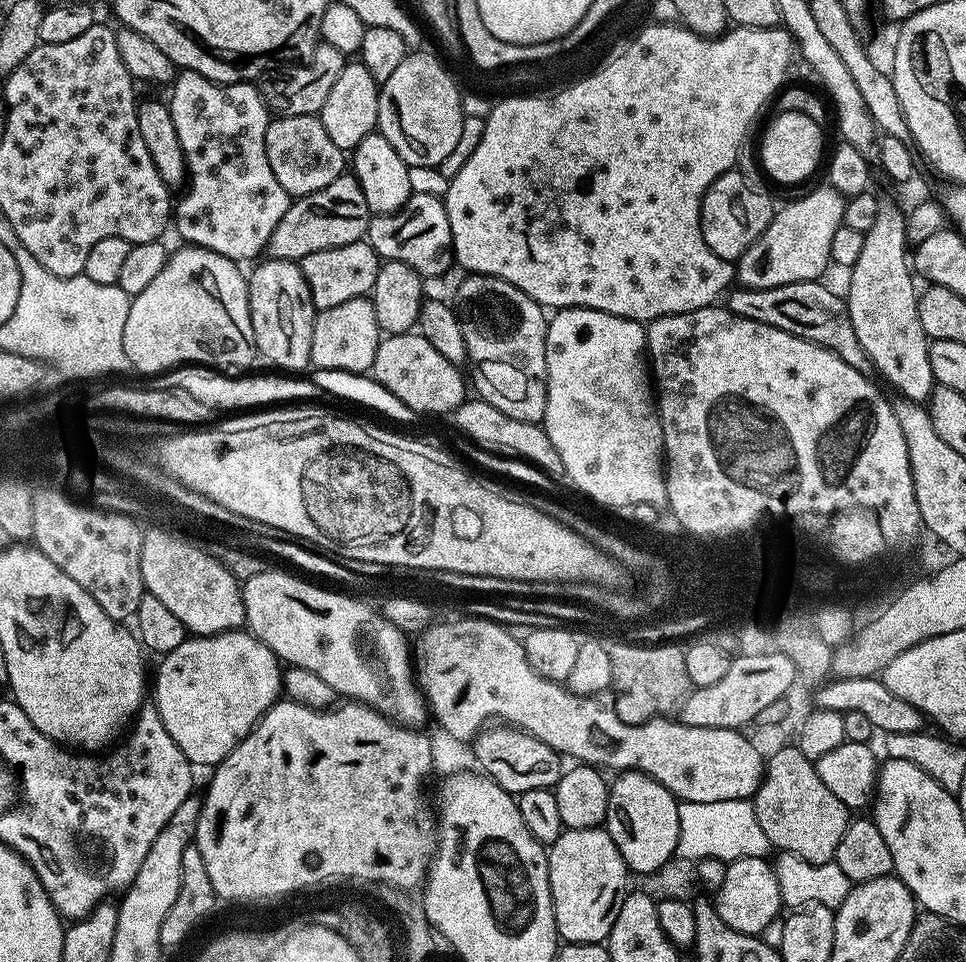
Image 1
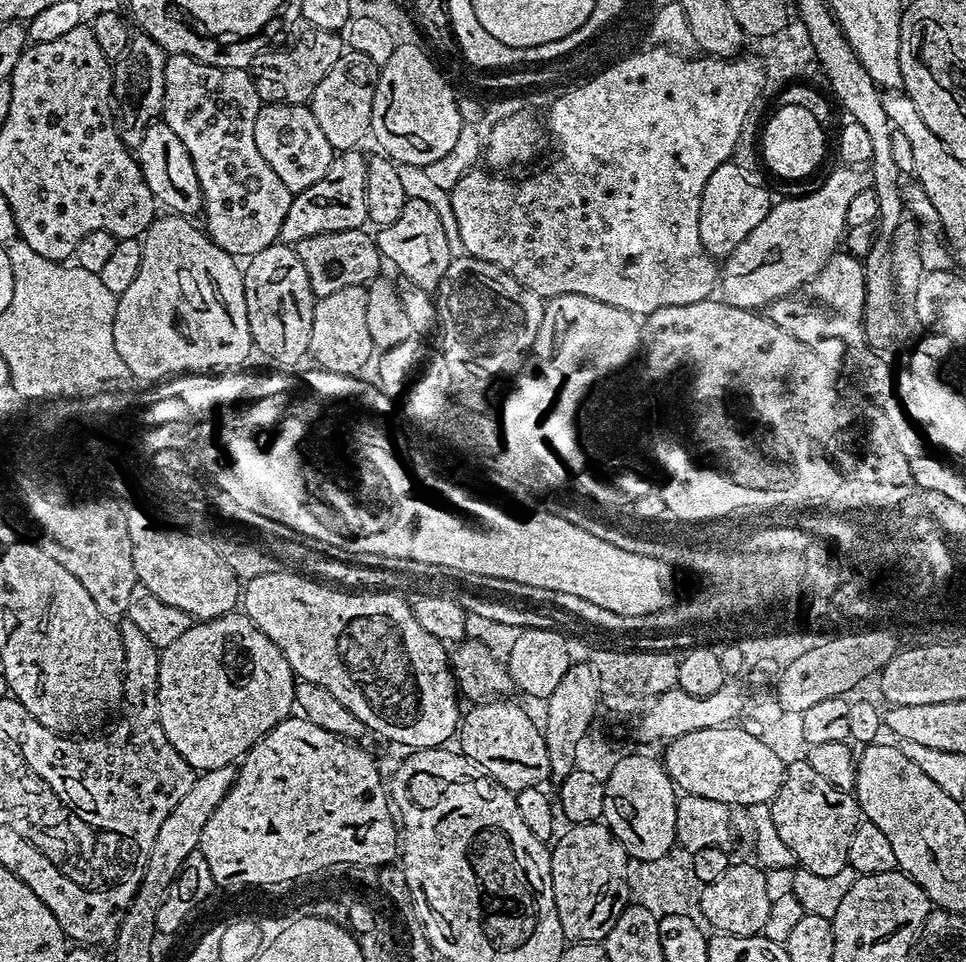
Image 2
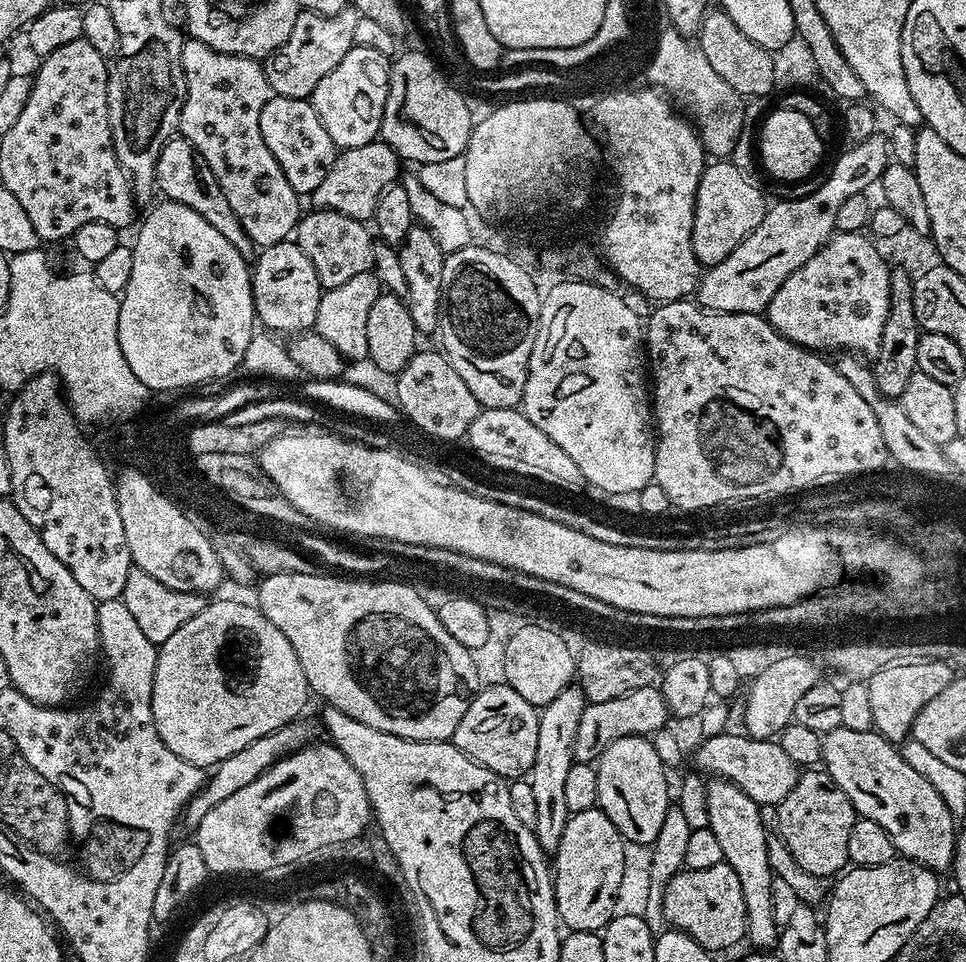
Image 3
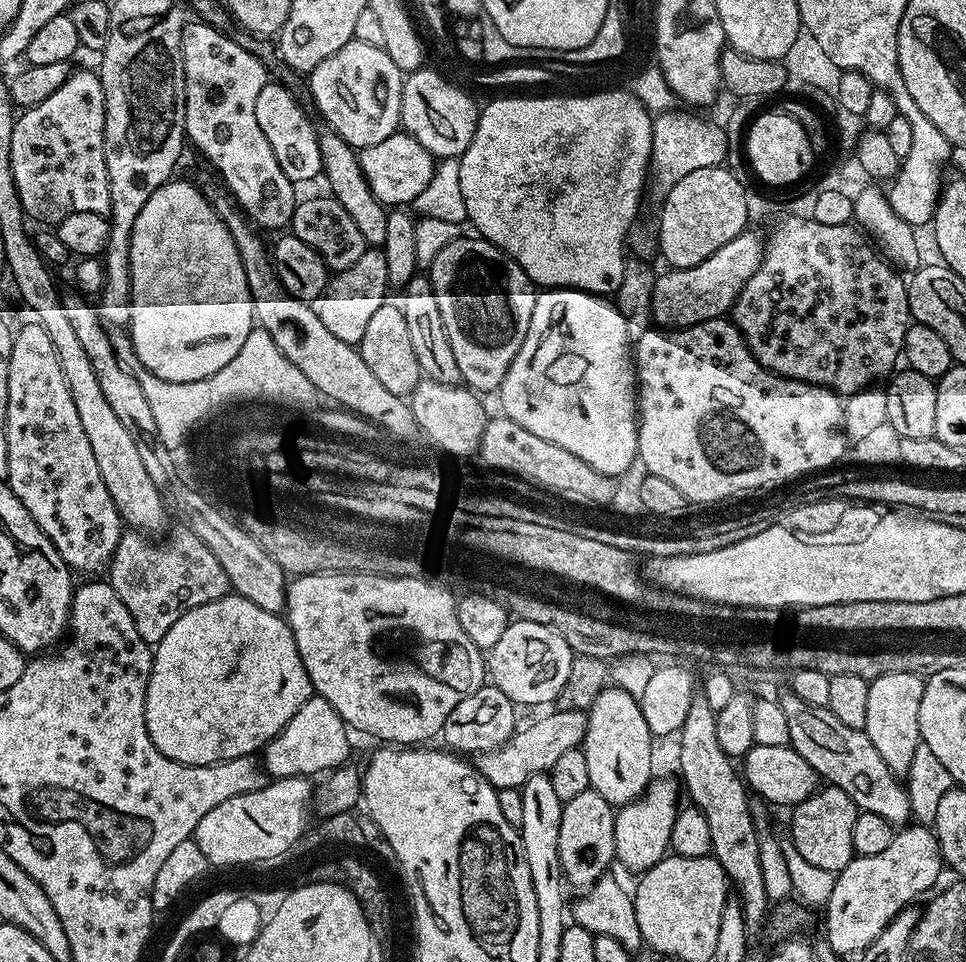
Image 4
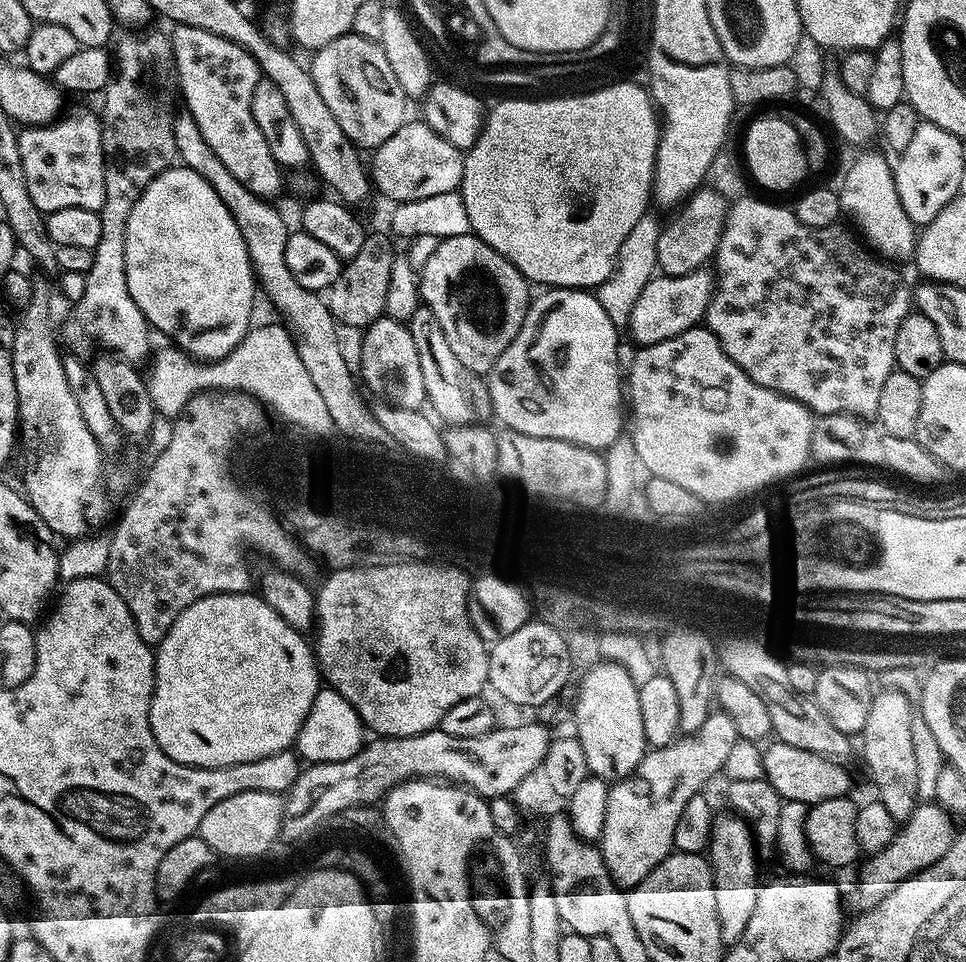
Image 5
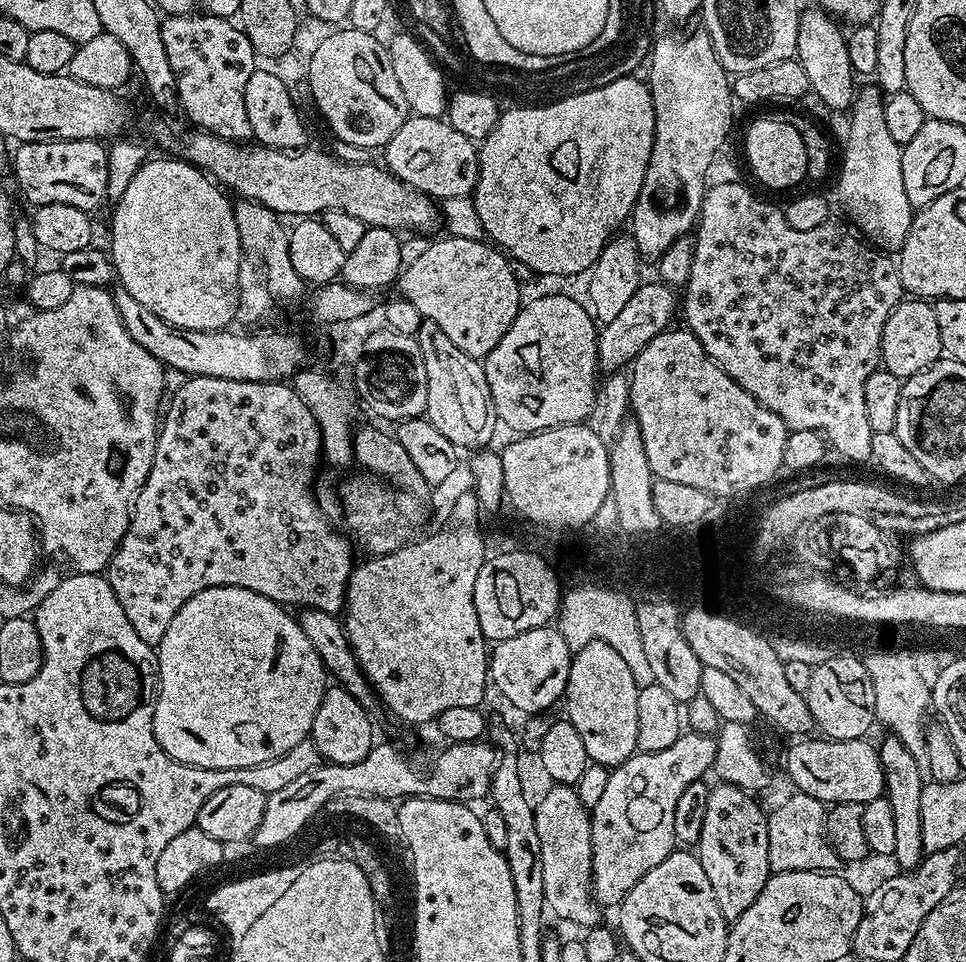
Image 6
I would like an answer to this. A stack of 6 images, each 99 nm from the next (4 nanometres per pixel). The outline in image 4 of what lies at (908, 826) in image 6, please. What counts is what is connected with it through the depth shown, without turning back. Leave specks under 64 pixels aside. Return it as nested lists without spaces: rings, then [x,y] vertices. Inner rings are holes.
[[[918,673],[882,674],[868,684],[866,698],[866,722],[862,731],[874,742],[878,754],[897,774],[907,773],[914,762],[914,750],[921,744],[918,710],[922,706],[925,677]]]

